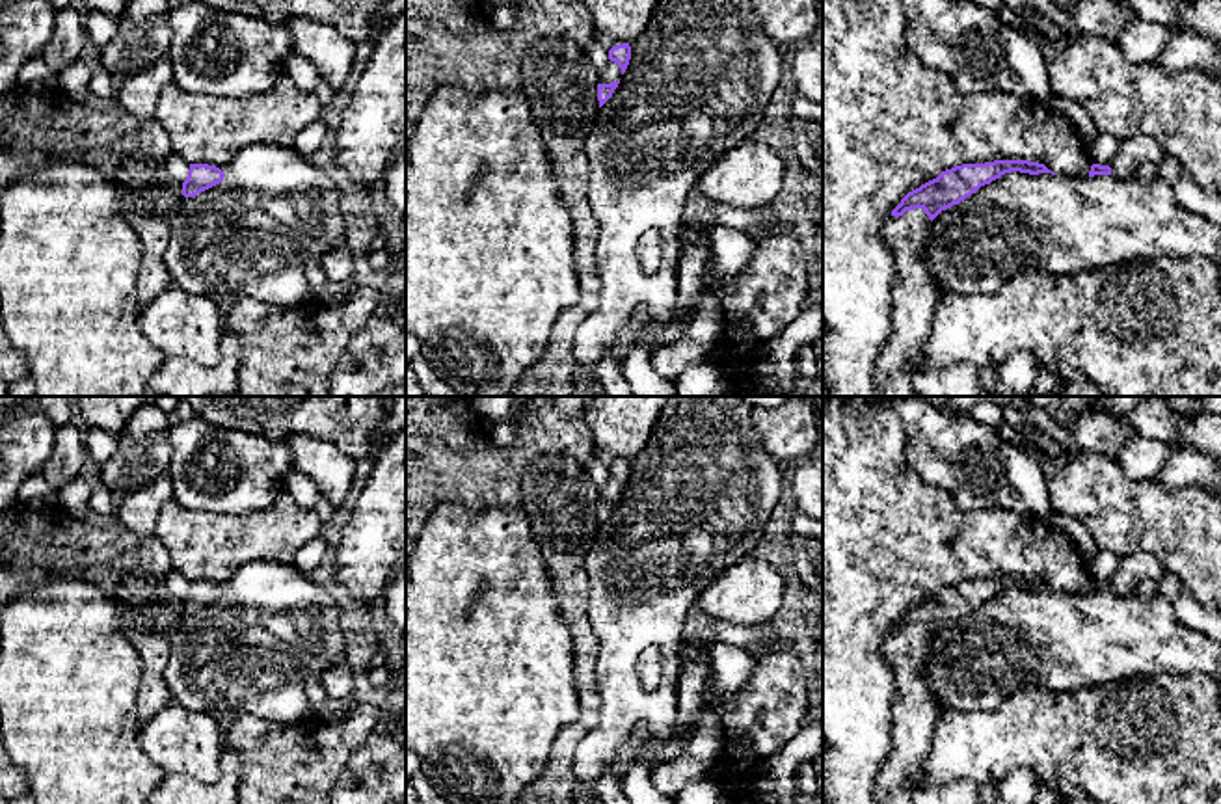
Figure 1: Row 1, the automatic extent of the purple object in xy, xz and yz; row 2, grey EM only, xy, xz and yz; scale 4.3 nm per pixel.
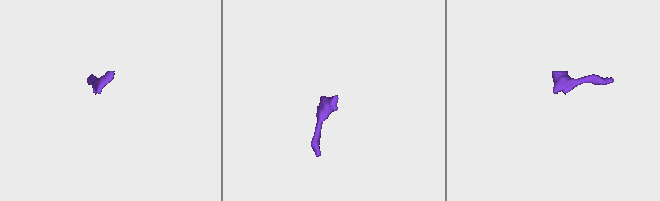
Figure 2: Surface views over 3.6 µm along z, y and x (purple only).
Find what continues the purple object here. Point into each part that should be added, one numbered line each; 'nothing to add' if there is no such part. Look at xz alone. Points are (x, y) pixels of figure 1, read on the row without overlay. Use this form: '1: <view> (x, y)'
1: xz (613, 490)

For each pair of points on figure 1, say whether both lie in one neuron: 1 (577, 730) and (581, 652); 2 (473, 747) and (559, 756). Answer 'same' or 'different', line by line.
1: same
2: different

